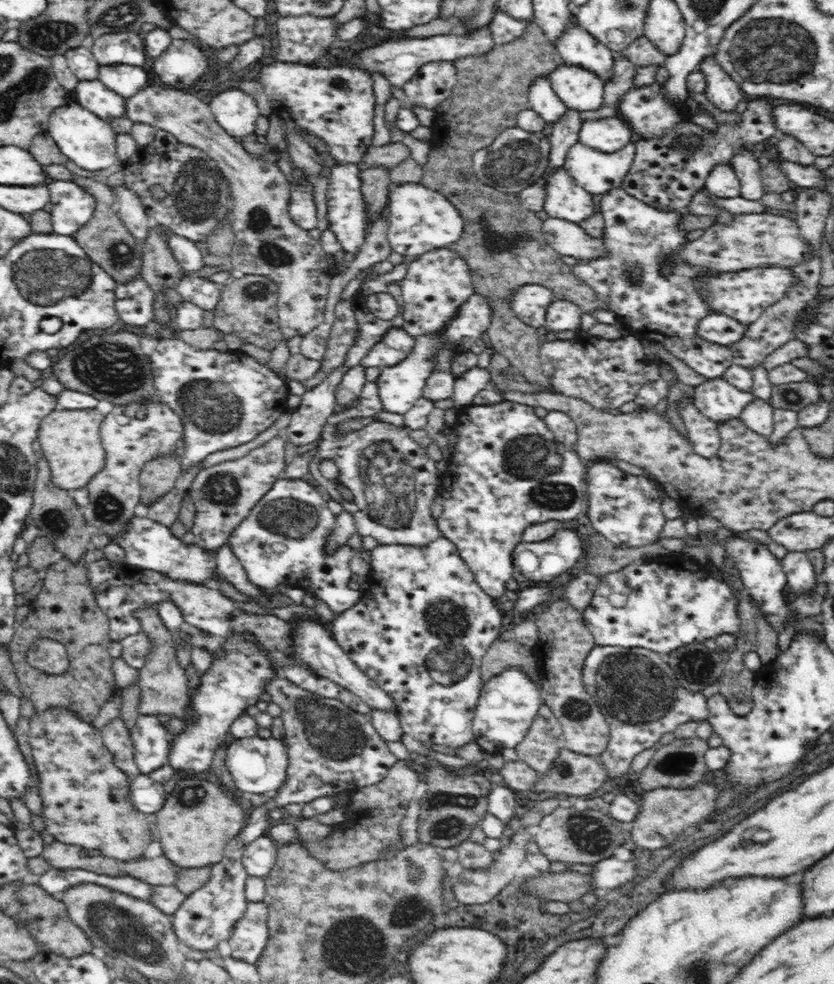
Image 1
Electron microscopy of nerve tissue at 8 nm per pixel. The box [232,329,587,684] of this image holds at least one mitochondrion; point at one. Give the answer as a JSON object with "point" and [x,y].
{"point":[387,482]}

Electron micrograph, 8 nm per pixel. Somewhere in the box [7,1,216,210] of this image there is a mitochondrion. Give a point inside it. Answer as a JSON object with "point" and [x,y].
{"point":[50,36]}

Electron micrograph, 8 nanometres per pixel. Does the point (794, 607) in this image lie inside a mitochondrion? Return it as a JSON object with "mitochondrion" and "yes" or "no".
{"mitochondrion":"no"}

